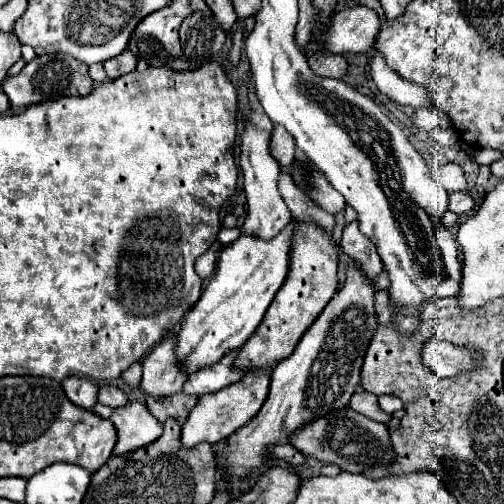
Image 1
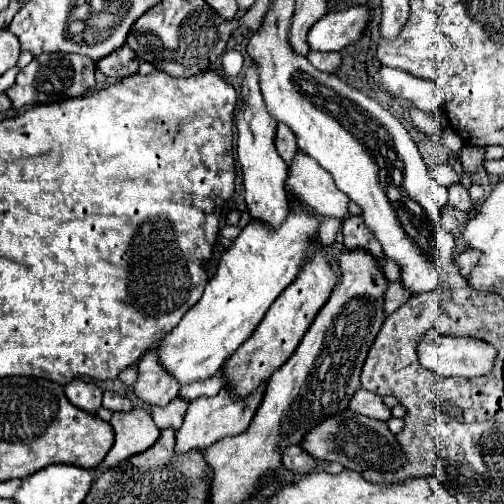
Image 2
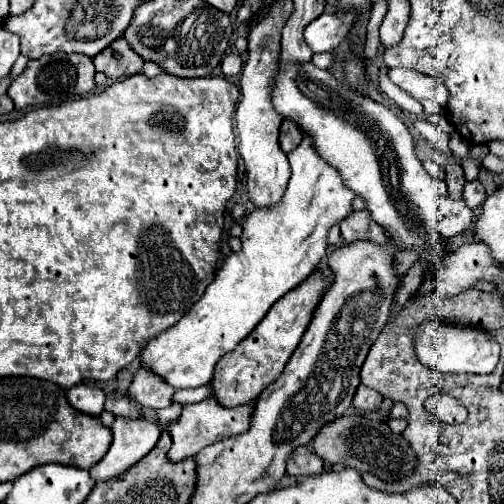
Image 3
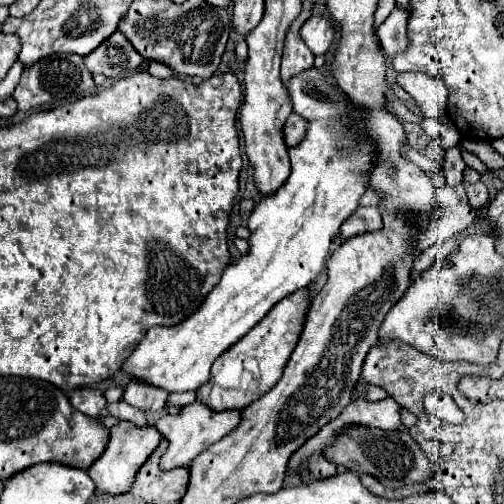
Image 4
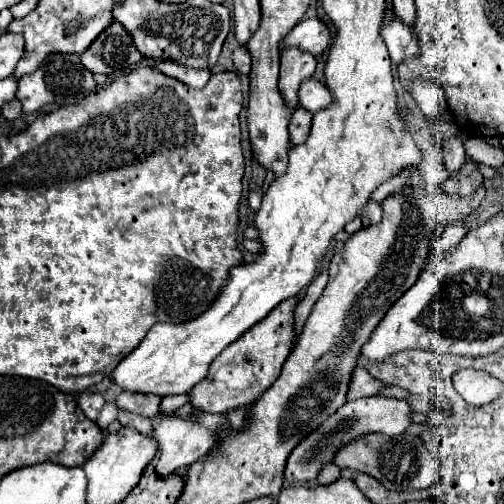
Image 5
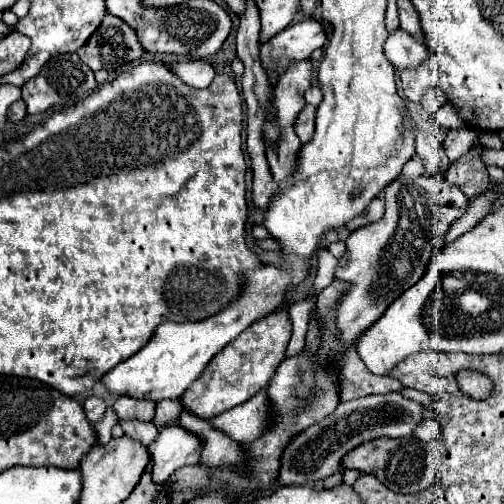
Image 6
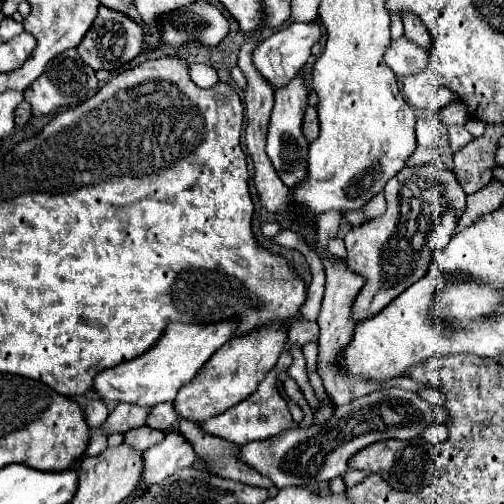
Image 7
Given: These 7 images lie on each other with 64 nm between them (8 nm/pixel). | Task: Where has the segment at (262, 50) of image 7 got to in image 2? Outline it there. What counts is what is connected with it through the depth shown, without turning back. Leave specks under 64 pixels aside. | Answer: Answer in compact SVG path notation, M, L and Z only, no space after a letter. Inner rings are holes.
M354 6L340 12L324 14L308 32L308 44L312 50L334 52L360 40L368 22L364 6Z

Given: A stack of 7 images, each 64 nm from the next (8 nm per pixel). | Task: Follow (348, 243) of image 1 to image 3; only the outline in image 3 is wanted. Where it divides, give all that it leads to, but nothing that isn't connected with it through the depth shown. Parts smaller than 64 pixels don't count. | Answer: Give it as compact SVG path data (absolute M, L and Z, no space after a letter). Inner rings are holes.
M368 210L352 212L340 222L340 232L344 242L354 242L354 240L372 240L378 244L384 244L384 228L374 224L372 216L368 216Z

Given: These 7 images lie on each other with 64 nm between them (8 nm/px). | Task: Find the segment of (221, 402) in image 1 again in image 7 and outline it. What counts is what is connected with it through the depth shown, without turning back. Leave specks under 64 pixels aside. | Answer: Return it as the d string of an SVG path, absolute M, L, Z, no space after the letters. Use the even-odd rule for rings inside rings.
M168 432L166 438L160 444L148 448L142 454L142 458L144 458L142 482L152 486L172 476L172 472L176 470L188 468L196 460L196 454L180 432Z

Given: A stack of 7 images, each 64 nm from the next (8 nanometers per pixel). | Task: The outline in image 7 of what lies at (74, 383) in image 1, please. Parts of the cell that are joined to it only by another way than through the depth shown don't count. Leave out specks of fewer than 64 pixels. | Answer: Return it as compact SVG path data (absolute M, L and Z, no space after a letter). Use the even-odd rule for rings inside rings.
M92 400L88 406L86 406L86 422L90 428L98 428L106 416L108 416L108 410L106 410L106 404L102 400Z

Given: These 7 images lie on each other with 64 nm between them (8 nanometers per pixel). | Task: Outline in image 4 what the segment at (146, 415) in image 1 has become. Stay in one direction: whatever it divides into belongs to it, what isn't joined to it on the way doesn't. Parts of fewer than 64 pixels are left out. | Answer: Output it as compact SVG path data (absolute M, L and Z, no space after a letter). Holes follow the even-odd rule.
M120 422L118 426L110 428L110 440L108 440L106 450L88 468L88 474L90 474L90 478L96 484L96 492L108 494L108 496L120 496L120 494L128 492L128 488L132 488L132 484L136 480L136 472L150 458L150 454L158 448L160 440L162 440L162 436L160 436L160 432L154 426L136 428L134 424Z

